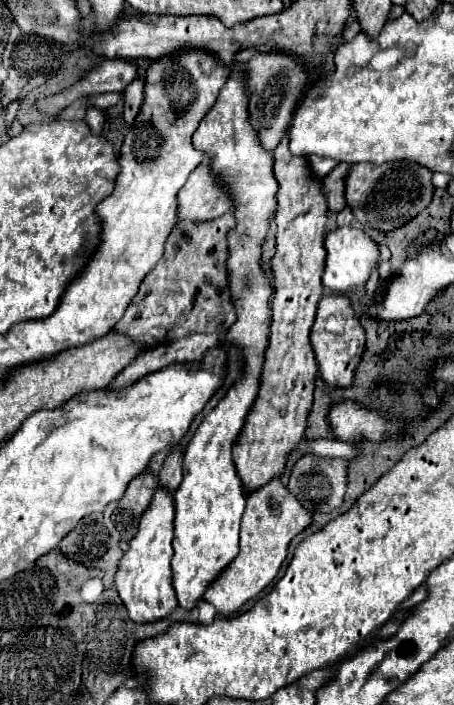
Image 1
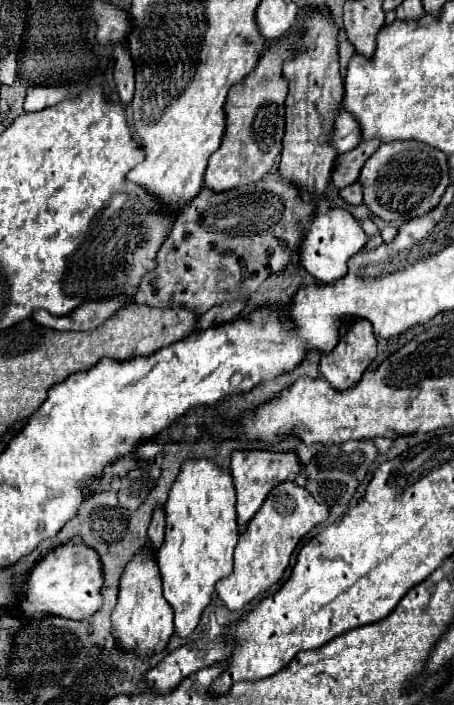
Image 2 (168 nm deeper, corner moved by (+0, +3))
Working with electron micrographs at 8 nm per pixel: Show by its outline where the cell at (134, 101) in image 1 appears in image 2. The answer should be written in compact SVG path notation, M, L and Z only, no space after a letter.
M116 48L114 58L116 58L116 66L114 66L116 90L122 104L128 106L134 96L134 64L128 54L128 48Z

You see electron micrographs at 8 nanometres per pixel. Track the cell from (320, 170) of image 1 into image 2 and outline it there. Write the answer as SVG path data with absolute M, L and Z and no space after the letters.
M342 112L338 118L336 118L336 124L334 124L334 130L332 130L332 136L330 136L330 146L338 152L338 154L344 154L352 148L356 148L360 142L360 128L356 124L356 120Z

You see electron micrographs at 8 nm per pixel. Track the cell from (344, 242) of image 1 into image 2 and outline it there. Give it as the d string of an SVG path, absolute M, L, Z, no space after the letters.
M330 208L326 212L318 212L300 244L300 262L302 266L320 282L332 284L346 276L348 260L364 250L368 242L366 232L362 230L360 222L342 208Z

